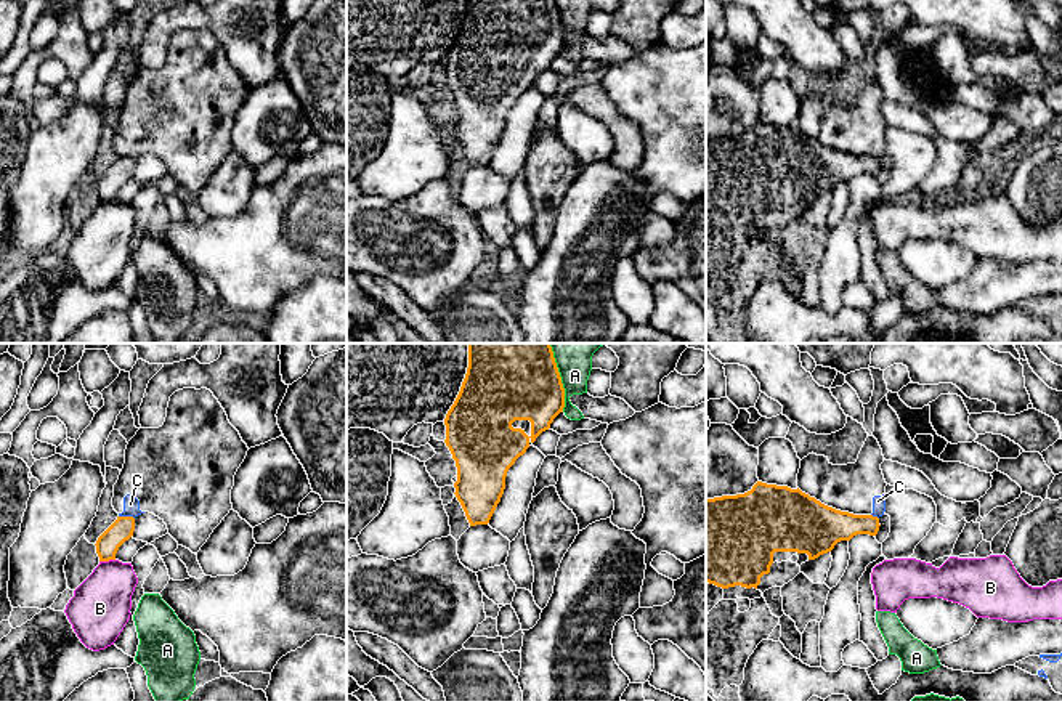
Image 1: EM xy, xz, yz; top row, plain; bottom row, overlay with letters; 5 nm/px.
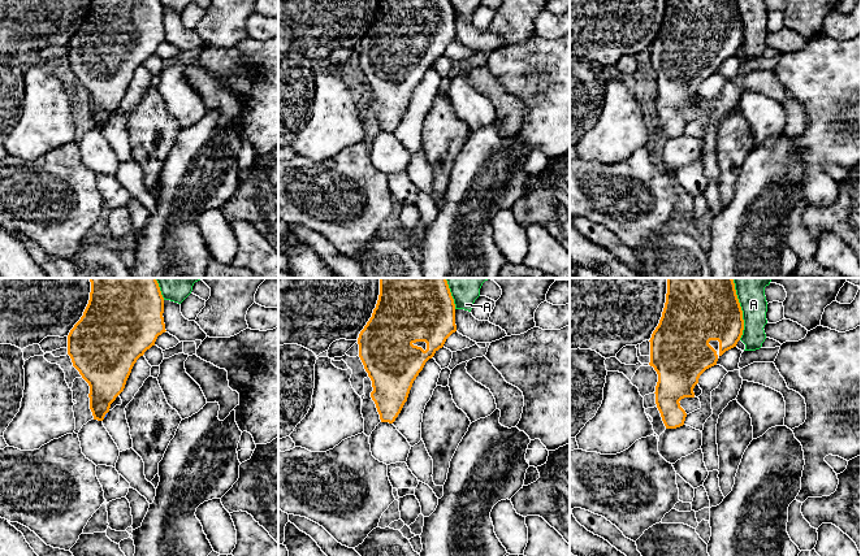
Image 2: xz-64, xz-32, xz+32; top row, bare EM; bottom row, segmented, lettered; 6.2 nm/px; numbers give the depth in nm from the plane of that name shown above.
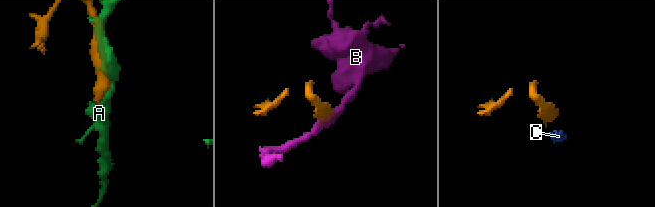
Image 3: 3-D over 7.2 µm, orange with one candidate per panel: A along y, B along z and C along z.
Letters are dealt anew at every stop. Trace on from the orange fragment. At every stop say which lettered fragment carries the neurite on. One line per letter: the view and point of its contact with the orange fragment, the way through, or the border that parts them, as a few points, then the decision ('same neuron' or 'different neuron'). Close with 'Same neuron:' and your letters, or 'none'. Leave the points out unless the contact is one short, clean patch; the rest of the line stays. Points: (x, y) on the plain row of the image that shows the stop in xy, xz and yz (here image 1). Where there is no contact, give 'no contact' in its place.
A: xz (562, 26) | different neuron
B: xy (106, 201) | along xy (114, 199), (100, 202) | different neuron
C: xy (127, 158) | different neuron
Same neuron: none

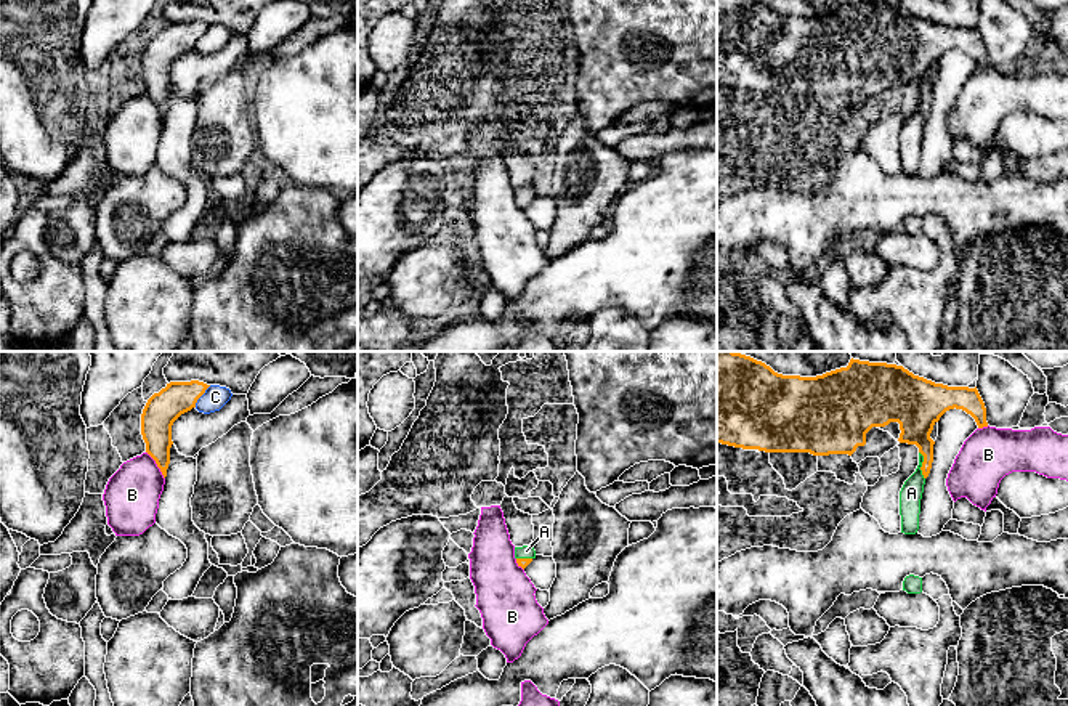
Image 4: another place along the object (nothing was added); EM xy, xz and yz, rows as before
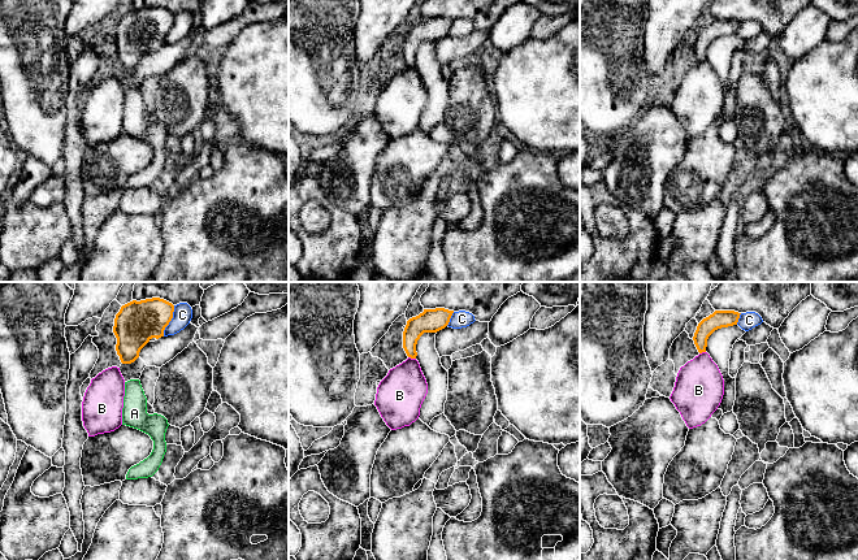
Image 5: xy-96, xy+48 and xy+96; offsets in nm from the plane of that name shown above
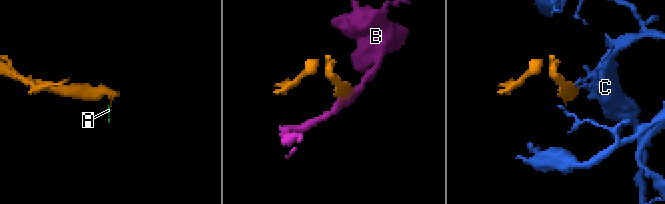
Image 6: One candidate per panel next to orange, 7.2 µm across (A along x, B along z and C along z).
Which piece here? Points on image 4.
A: yz (922, 106) | across yz (916, 58), (922, 106), (911, 133) | same neuron
B: xy (157, 106) | along xy (146, 92), (164, 119) | different neuron
C: xy (201, 36) | different neuron
Same neuron: A

